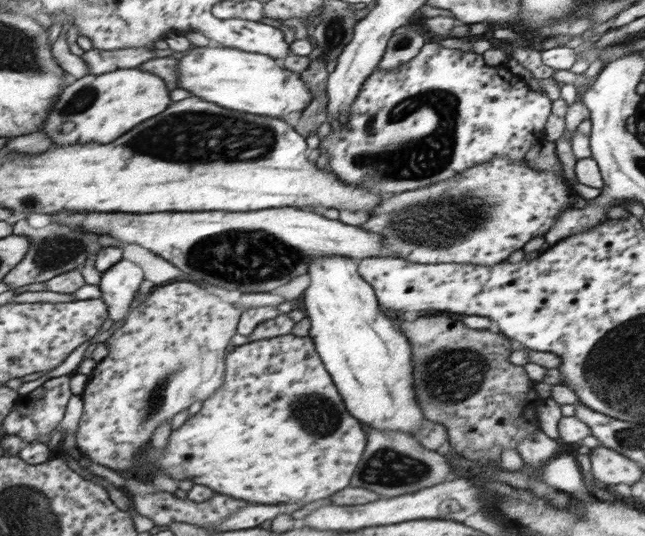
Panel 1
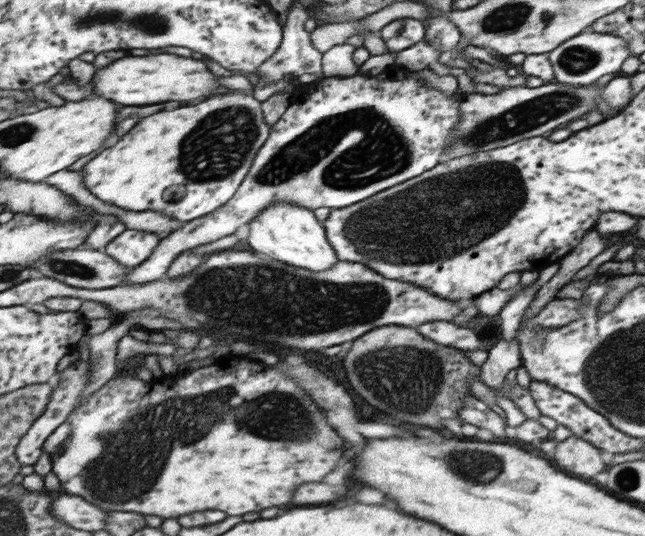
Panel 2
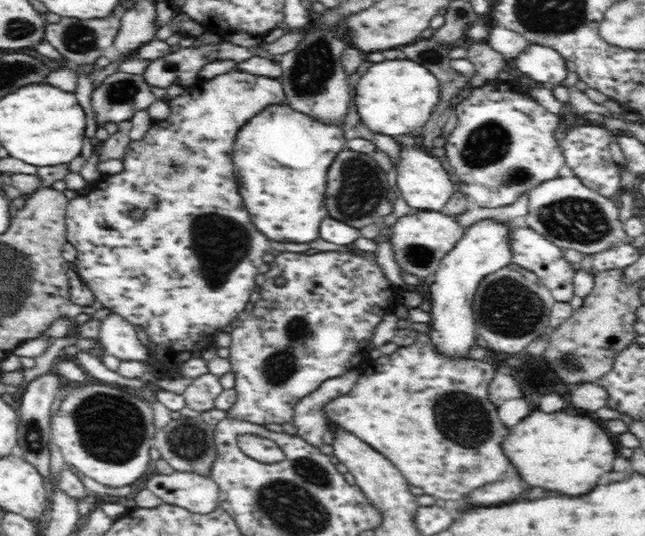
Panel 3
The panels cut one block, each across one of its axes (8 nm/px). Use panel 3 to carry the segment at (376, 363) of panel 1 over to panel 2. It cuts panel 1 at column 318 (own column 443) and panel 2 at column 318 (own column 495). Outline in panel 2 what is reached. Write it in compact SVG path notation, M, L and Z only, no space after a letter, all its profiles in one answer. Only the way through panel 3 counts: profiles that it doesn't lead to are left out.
M292 202L278 203L251 222L248 240L252 242L252 248L276 260L284 260L286 264L312 272L330 270L332 266L337 265L340 260L334 251L334 246L330 245L328 234L324 232L325 226L316 220L312 210L291 204Z

